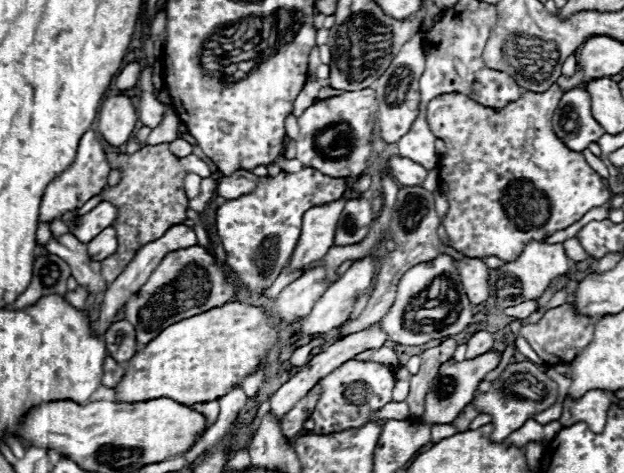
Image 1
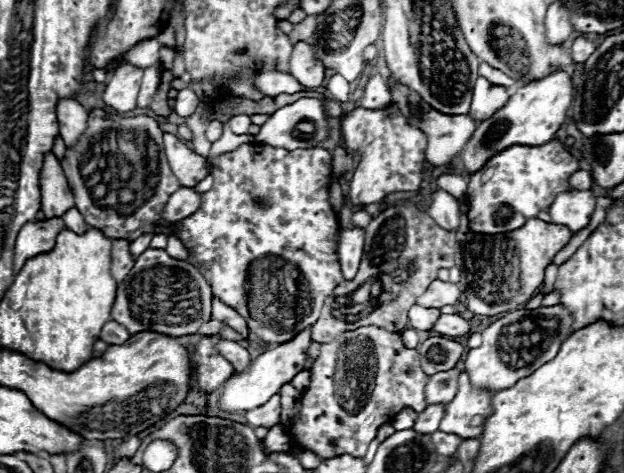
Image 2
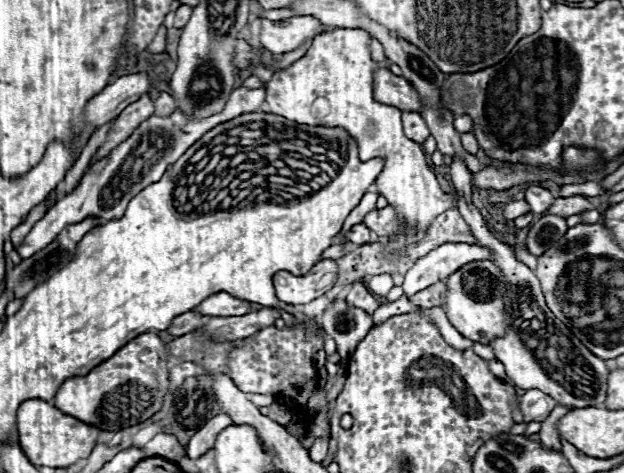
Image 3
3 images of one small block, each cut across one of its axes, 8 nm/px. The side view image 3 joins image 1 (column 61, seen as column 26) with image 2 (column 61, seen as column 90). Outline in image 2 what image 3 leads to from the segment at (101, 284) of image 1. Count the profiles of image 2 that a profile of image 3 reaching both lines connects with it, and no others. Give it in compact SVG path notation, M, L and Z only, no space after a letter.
M50 150L44 156L40 172L40 210L46 218L60 218L74 206L74 196L68 186L60 160Z

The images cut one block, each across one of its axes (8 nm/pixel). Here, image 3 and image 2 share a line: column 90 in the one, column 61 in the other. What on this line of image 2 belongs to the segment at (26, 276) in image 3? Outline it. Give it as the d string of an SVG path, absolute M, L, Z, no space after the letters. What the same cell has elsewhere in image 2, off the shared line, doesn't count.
M50 218L50 220L32 220L26 222L20 228L20 234L16 238L14 246L14 262L12 270L20 272L24 262L36 254L50 252L54 248L54 240L58 232L64 228L62 218Z

